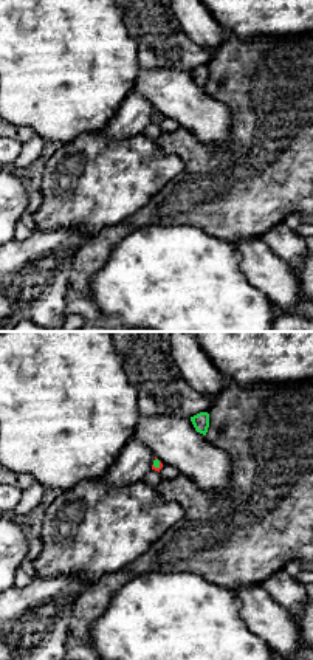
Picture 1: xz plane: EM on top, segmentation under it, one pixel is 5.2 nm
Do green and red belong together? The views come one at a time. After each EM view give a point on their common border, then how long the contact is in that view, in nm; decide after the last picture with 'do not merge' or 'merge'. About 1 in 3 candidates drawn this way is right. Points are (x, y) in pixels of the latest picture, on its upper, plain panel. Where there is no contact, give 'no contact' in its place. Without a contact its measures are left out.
(157, 120) | 50 nm

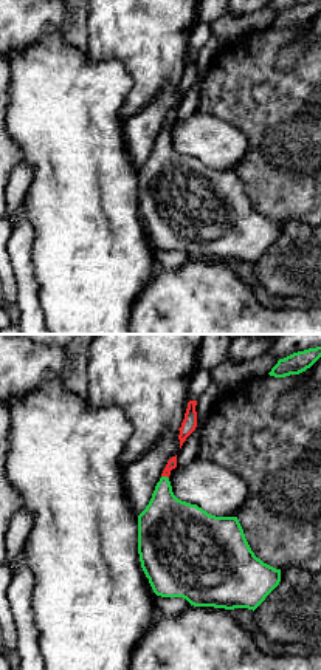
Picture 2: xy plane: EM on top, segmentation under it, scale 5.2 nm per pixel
(165, 130) | 40 nm

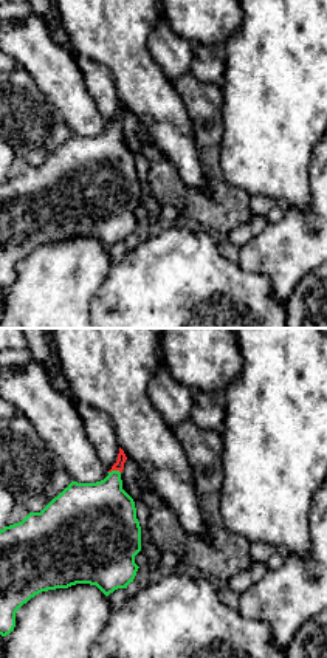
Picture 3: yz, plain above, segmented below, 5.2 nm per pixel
(113, 124) | 60 nm

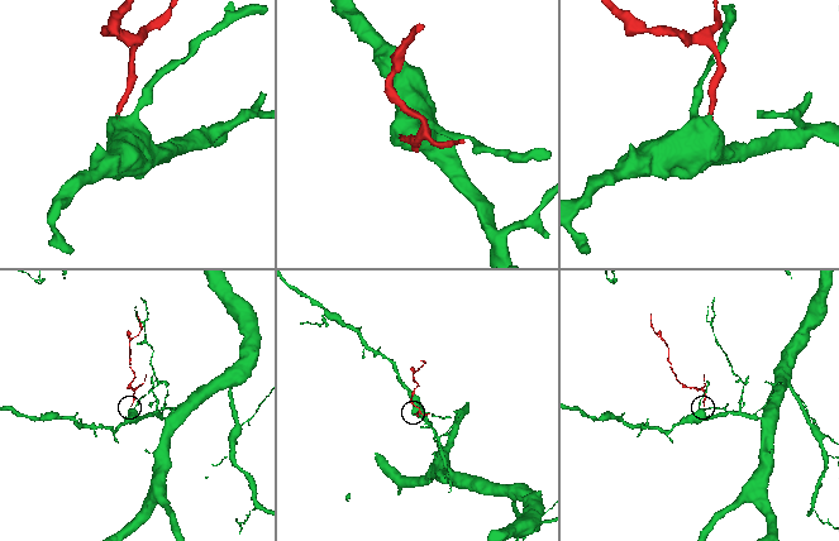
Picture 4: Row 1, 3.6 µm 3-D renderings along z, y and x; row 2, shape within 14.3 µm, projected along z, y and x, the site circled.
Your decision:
merge

